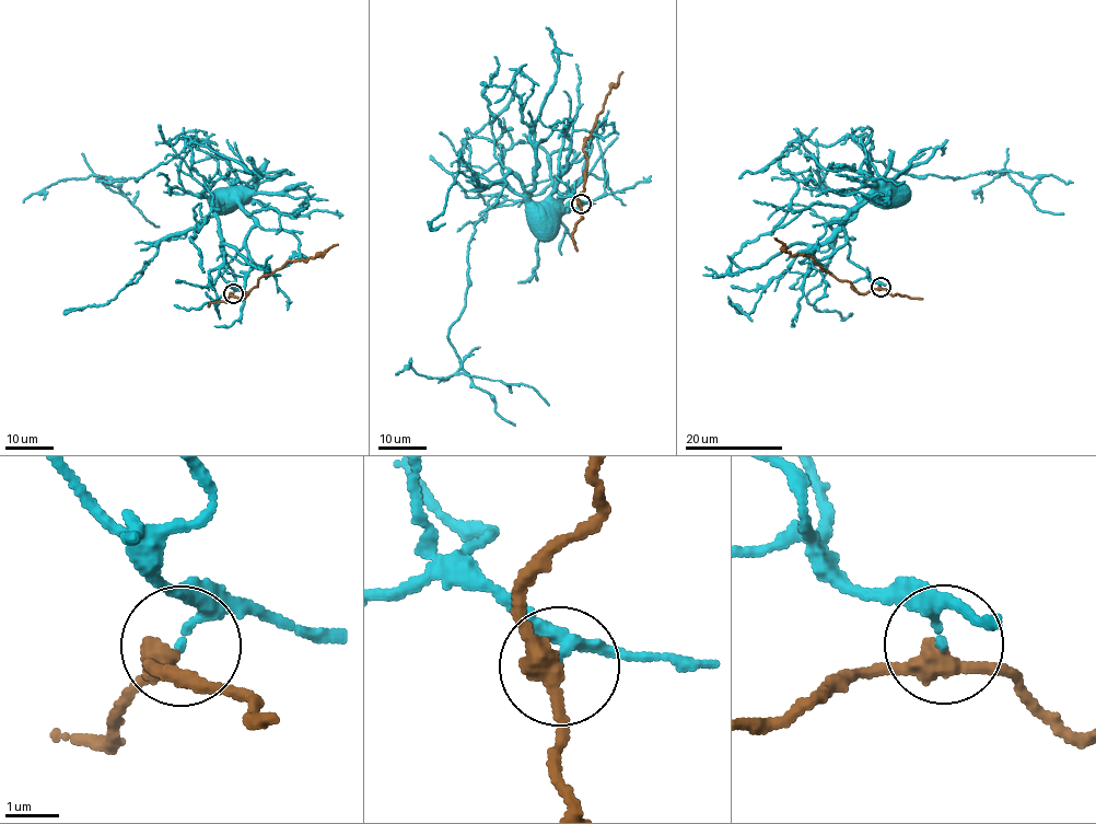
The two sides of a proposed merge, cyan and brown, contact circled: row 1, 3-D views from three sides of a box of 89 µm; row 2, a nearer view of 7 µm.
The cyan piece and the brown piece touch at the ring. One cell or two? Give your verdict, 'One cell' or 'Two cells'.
Two cells

